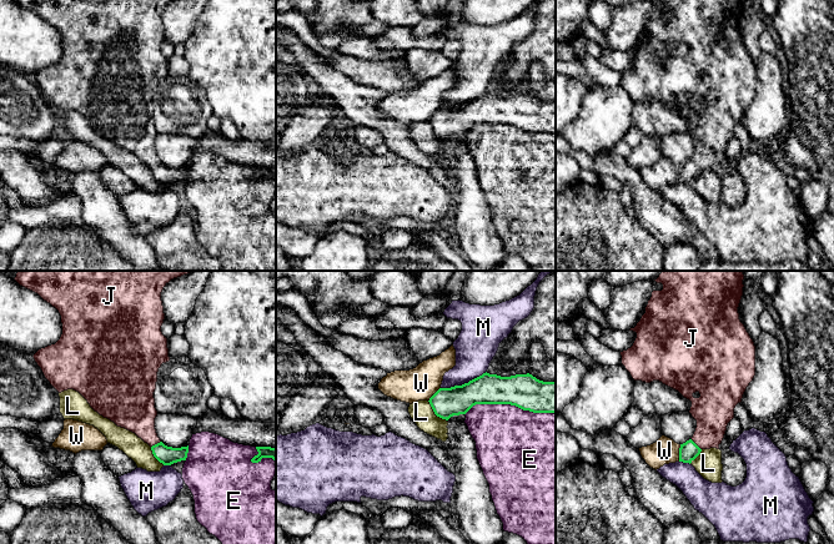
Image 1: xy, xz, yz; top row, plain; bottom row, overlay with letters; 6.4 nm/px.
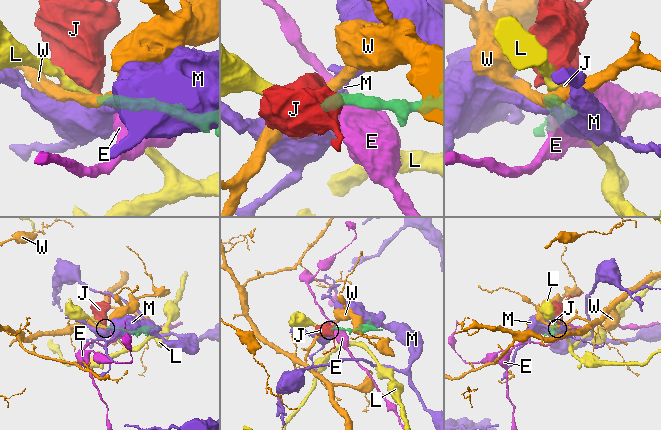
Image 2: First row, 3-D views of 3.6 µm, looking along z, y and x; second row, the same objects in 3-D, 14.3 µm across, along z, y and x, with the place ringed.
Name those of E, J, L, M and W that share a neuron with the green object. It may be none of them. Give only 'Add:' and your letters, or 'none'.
Add: J

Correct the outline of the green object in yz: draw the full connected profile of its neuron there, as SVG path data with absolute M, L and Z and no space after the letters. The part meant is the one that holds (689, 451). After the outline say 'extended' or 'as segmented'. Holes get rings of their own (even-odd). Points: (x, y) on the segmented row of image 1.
M663 271L657 279L657 283L663 284L662 291L653 291L652 297L645 307L645 313L637 323L633 331L637 333L637 338L630 348L621 352L622 364L630 373L634 381L642 381L650 383L659 381L663 384L678 391L684 398L692 402L689 413L697 420L697 428L693 437L679 448L679 462L692 463L703 449L717 448L722 443L728 423L734 418L734 408L742 402L743 394L755 376L755 346L744 324L739 319L738 307L743 296L743 271Z | extended

